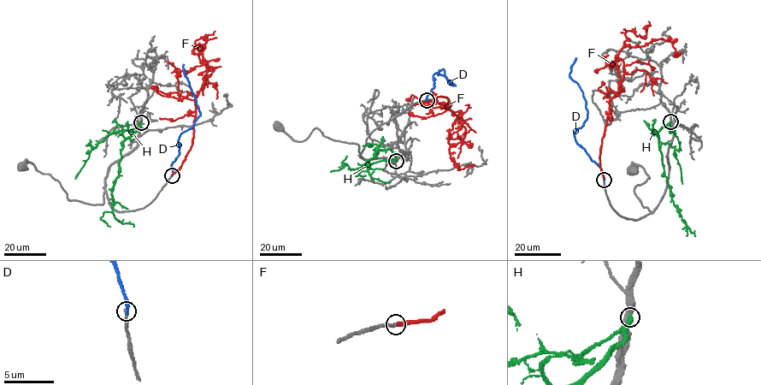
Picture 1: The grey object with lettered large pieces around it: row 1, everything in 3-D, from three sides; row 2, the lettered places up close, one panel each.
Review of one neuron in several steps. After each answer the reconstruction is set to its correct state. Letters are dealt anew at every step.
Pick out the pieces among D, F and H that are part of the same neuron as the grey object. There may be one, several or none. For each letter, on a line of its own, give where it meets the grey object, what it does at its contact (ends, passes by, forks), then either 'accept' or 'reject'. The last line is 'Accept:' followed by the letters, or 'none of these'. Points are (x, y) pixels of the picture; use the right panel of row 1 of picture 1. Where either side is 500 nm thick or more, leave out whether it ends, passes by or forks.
D: contact (604, 180); it ends; accept
F: contact (604, 180); it ends; reject
H: contact (670, 121); it ends; reject
Accept: D

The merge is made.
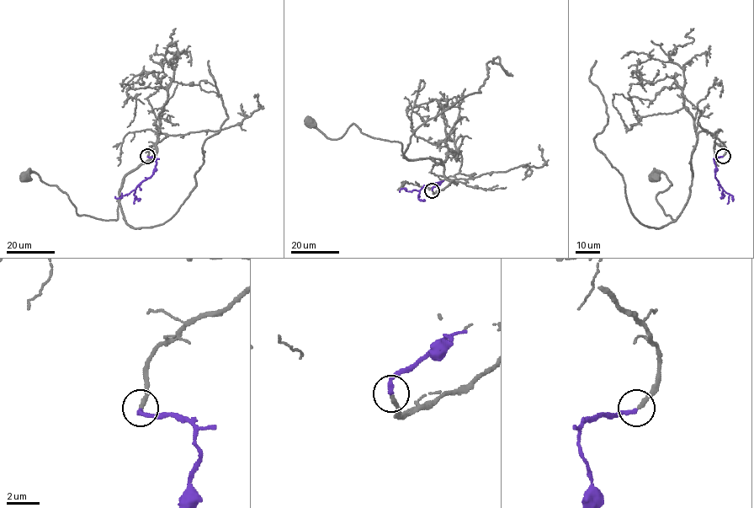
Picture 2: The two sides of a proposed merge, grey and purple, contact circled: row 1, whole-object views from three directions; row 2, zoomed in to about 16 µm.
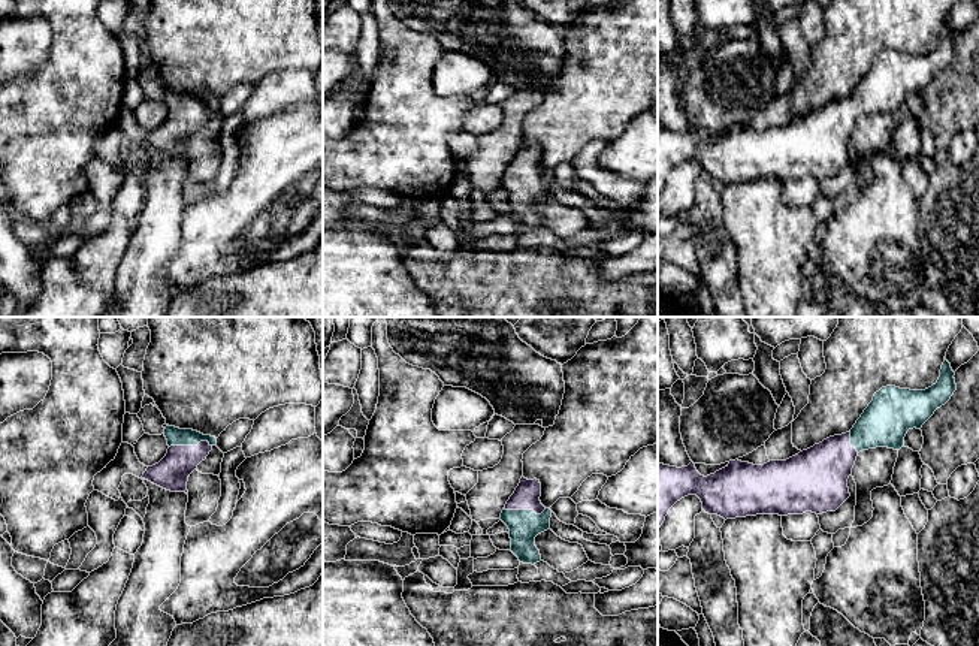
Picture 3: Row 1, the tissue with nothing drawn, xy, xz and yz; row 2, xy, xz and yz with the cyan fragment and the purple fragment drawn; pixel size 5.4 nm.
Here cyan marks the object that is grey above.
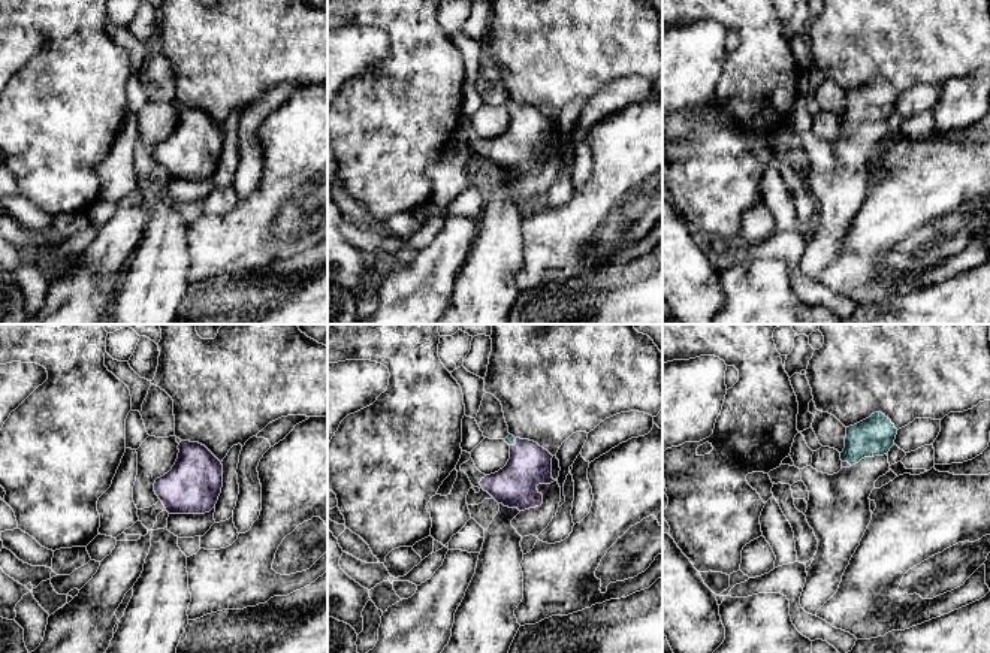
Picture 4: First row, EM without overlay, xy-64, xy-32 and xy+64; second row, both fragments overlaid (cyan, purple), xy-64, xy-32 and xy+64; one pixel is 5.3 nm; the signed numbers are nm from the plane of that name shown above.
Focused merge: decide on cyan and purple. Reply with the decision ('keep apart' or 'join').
join

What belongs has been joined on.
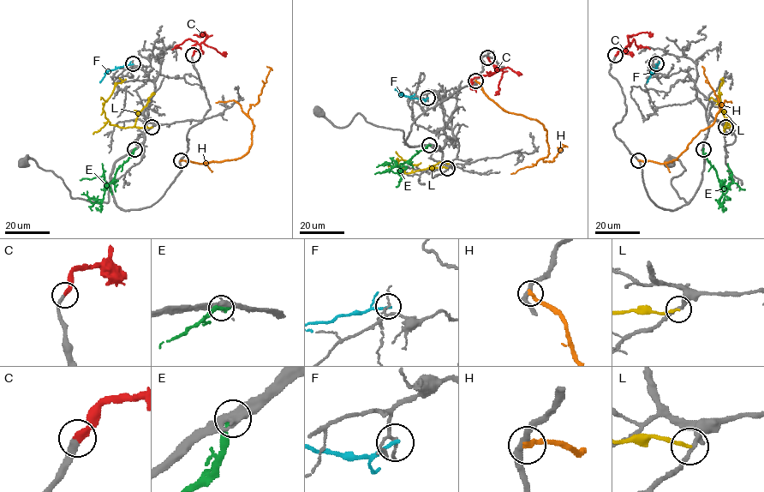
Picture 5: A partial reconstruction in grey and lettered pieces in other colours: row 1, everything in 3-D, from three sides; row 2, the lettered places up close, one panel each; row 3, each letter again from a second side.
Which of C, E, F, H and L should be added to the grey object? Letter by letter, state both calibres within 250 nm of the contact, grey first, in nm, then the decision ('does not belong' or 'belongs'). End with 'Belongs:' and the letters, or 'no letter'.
C: calibres 320 and 360 nm; belongs
E: calibres 400 and 360 nm; does not belong
F: calibres 130 and 200 nm; does not belong
H: calibres 320 and 300 nm; does not belong
L: calibres 200 and 180 nm; does not belong
Belongs: C

